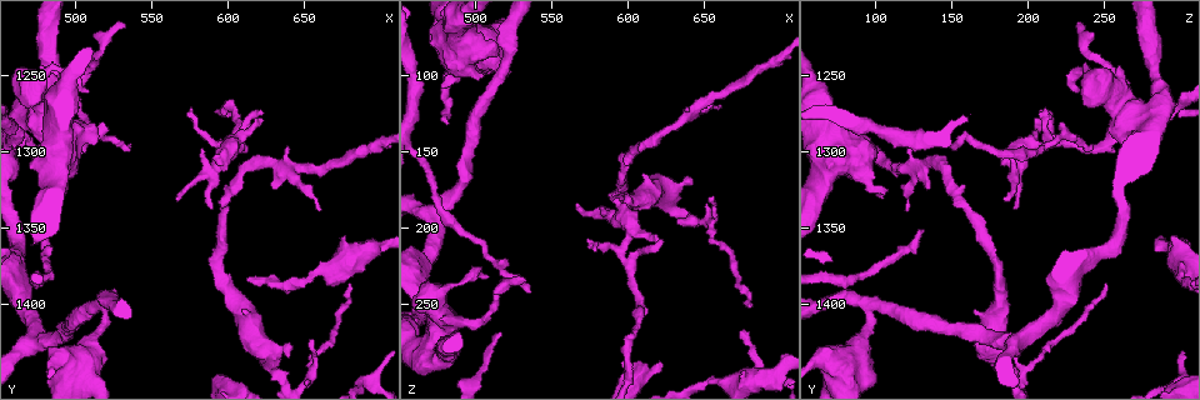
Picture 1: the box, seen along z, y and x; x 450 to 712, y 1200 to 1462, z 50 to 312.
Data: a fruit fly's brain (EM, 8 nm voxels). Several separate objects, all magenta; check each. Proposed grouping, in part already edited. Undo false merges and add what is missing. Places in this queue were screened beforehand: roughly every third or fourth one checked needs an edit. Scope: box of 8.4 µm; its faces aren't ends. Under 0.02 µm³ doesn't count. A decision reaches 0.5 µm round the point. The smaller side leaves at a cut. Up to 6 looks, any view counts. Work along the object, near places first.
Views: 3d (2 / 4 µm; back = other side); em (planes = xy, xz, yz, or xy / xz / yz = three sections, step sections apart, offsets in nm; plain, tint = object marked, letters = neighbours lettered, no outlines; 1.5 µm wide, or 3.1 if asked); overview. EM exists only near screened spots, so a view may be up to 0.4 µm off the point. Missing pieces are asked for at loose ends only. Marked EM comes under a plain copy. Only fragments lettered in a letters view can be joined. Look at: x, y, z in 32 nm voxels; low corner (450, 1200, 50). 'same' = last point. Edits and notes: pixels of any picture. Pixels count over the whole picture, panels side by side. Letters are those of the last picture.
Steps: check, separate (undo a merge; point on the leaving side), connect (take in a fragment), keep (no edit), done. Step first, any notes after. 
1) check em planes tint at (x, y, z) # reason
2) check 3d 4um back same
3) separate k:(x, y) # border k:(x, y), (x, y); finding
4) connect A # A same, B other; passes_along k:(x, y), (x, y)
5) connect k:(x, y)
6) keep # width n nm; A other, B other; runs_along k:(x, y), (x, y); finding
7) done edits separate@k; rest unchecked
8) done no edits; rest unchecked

check 3d 4um at (518, 1402, 98) # sharp bend

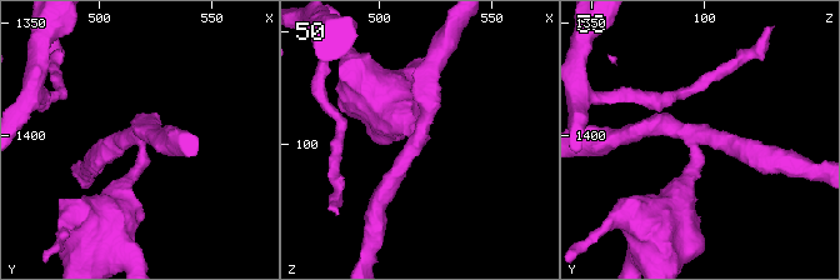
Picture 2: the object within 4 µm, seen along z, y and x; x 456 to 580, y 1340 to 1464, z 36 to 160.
check em yz step 8 letters at (518, 1401, 96) # now the EM

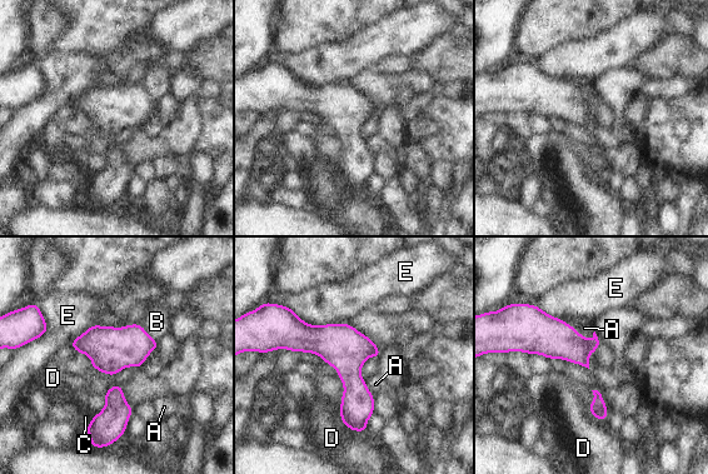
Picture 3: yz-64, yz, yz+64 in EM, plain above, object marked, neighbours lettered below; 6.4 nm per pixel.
keep # A other, B other, C other, D other, E other; runs_along 3:(280, 344), (320, 342), (348, 369), (363, 428); one cell here

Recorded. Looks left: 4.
check 3d 2um at (480, 1324, 108) # free end

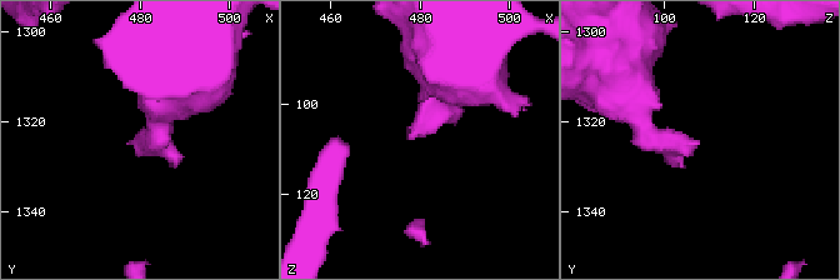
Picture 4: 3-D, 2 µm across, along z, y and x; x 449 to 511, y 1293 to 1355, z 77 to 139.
check em xz step 4 letters at (478, 1323, 108)

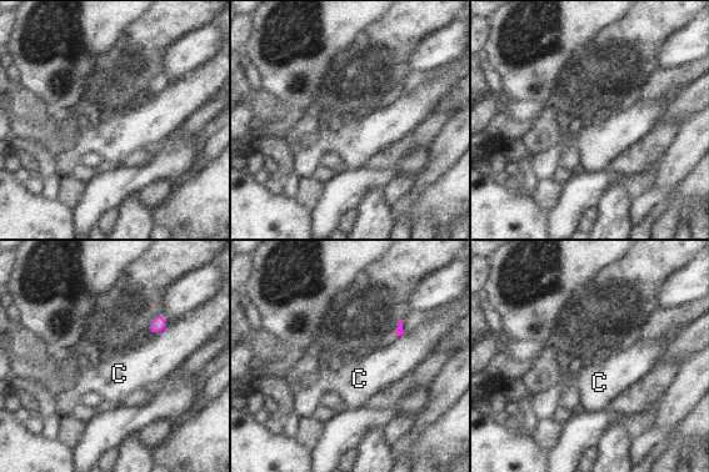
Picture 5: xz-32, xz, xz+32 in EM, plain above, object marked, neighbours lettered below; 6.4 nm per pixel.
keep # C other; none of them fits

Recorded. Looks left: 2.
done no edits; rest unchecked

